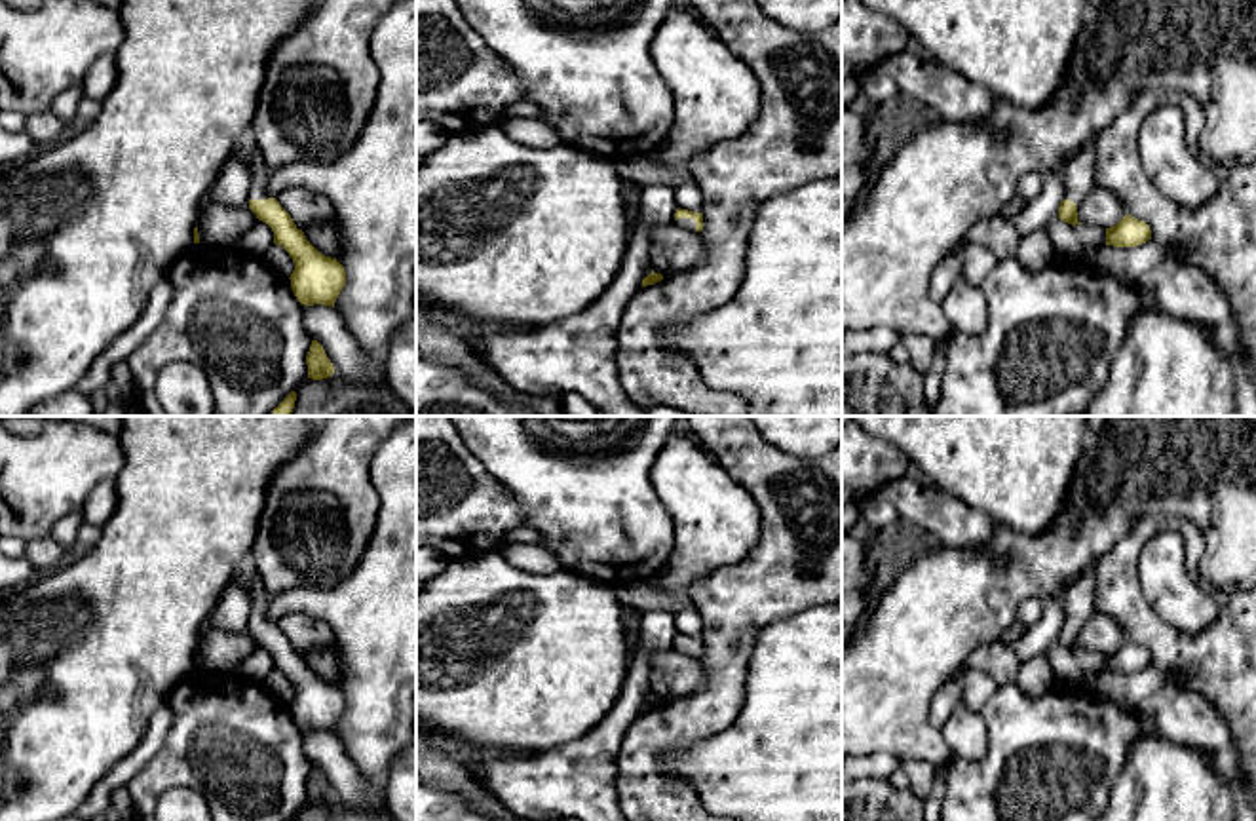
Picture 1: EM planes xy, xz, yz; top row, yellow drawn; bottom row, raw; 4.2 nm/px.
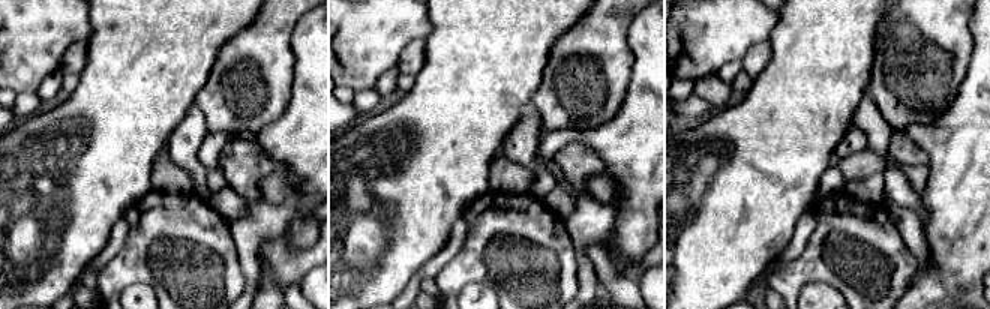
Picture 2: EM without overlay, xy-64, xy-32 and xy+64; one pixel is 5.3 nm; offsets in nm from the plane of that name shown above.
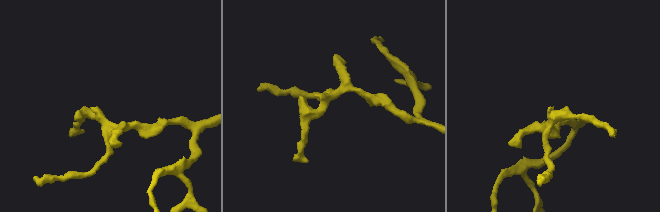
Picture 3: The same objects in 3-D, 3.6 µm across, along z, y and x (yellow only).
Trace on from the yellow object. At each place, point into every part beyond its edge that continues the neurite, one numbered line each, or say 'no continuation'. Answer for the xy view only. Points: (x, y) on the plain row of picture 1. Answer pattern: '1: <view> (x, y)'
1: xy (247, 574)

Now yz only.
1: yz (1078, 597)

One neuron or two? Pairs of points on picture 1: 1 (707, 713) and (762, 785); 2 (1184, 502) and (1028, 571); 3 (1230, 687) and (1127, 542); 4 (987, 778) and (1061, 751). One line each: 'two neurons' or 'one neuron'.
1: two neurons
2: one neuron
3: one neuron
4: one neuron

